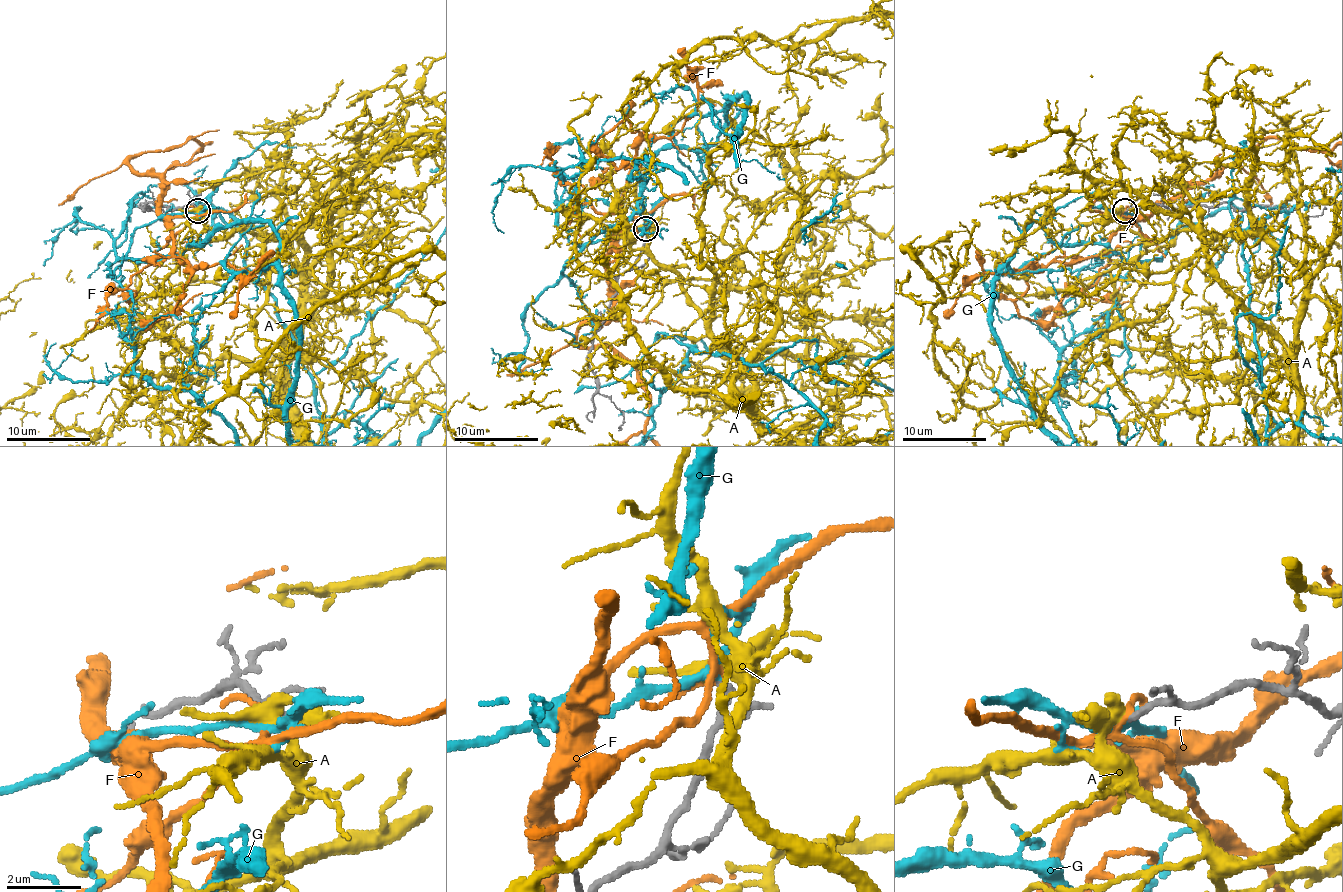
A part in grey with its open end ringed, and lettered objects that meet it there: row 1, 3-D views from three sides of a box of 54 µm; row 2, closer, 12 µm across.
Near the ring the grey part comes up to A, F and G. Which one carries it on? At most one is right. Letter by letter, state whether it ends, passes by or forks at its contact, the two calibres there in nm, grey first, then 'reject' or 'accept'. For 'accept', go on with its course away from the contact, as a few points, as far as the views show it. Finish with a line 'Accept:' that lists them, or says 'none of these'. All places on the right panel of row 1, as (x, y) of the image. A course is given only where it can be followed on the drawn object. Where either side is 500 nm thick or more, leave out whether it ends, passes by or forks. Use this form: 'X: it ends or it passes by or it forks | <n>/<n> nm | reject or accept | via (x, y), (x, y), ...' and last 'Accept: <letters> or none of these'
A: it forks | 200/360 nm | reject
F: it forks | 150/150 nm | reject
G: it passes by | 200/190 nm | accept
Accept: G

